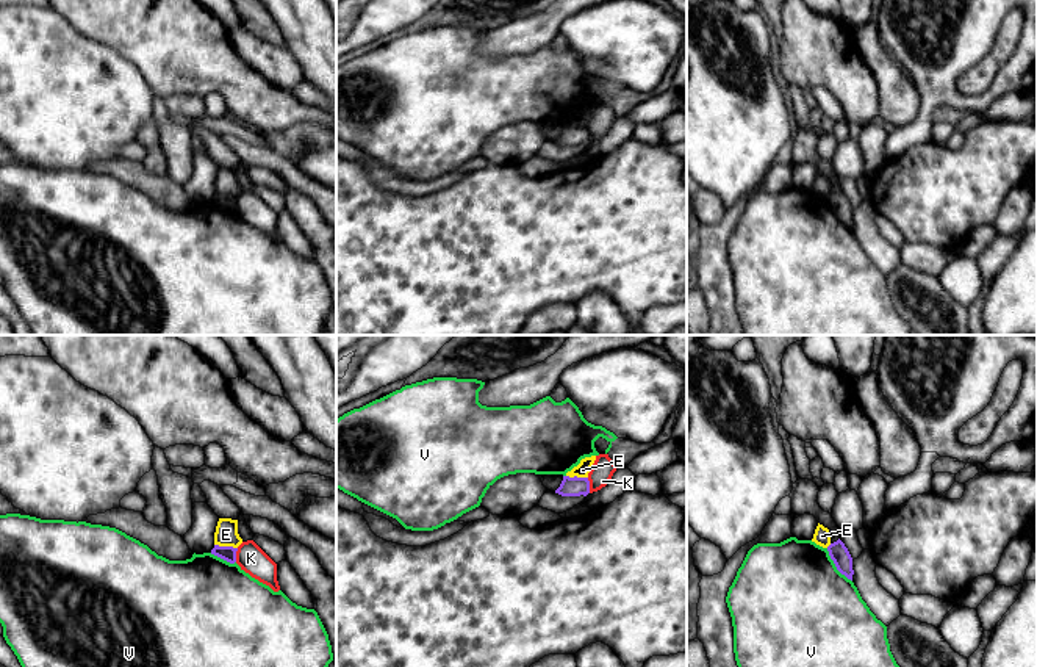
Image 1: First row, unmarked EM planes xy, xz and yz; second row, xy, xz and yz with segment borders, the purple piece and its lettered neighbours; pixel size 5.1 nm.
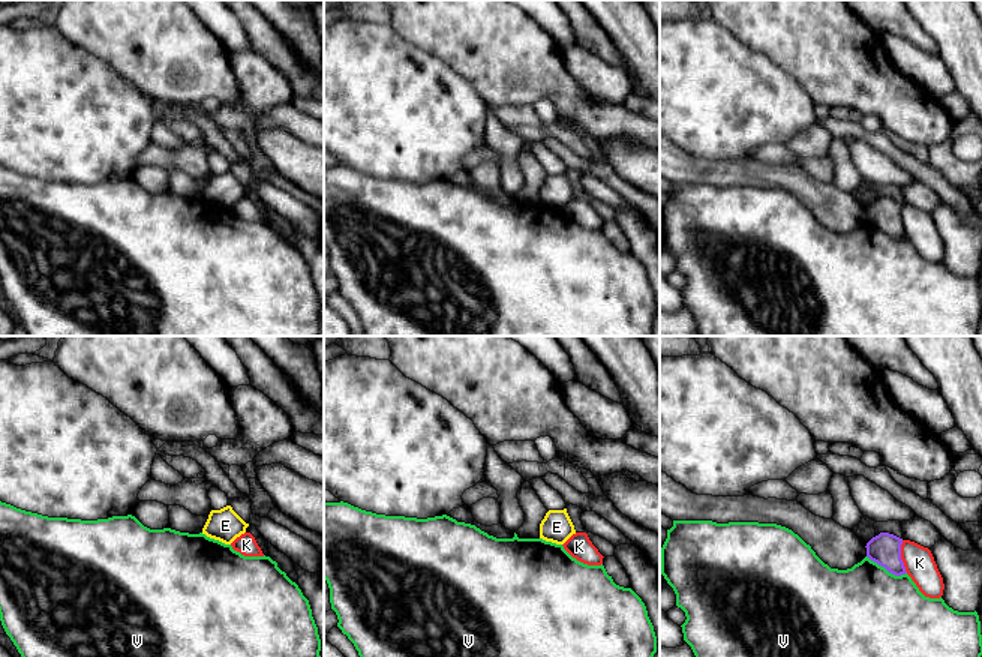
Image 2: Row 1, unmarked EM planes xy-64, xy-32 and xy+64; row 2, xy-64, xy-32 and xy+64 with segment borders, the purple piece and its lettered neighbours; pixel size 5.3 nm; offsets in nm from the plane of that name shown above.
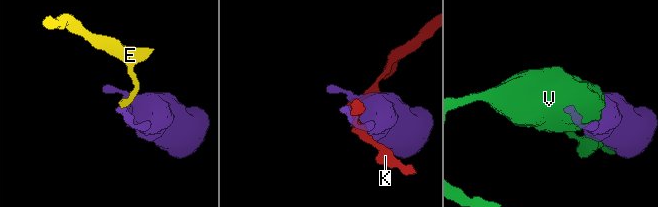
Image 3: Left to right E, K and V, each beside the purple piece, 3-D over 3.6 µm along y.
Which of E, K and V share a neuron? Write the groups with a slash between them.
E / K / V

